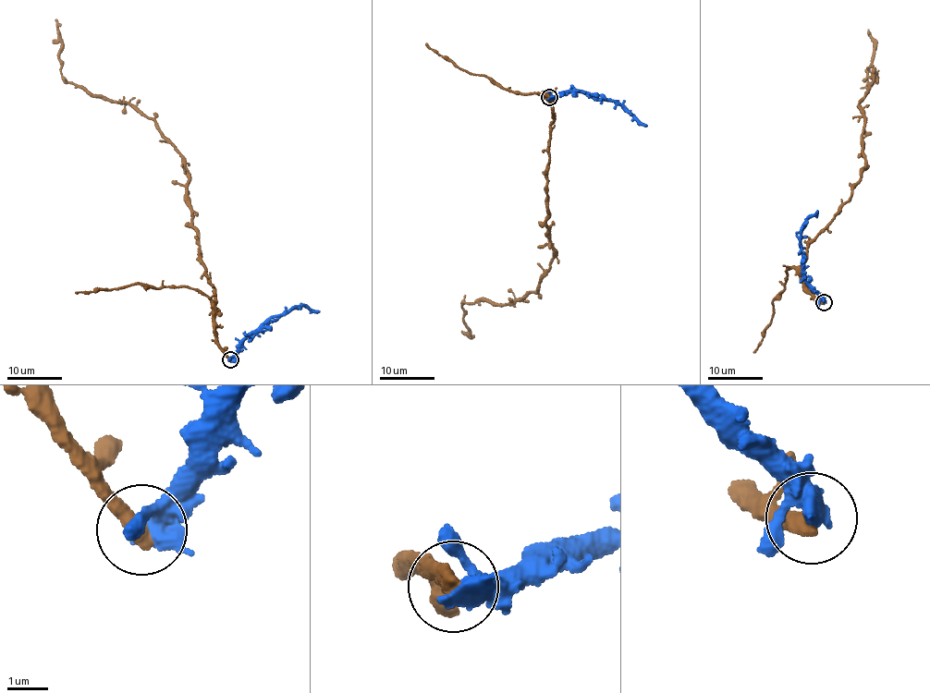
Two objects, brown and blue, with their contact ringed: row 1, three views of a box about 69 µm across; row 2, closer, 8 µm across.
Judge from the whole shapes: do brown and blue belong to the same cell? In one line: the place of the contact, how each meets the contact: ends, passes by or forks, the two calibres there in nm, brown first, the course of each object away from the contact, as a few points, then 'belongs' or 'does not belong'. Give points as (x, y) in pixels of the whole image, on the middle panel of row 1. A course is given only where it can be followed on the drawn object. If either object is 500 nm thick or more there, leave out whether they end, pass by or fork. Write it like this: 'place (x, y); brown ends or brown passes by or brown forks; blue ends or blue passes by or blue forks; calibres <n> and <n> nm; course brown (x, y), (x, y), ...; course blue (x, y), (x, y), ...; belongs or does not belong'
place (549, 97); brown ends; blue forks; calibres 480 and 360 nm; course brown (548, 97), (545, 222), (556, 254), (537, 291), (461, 305), (470, 339); course blue (548, 98), (569, 91), (603, 100), (617, 101), (646, 126); does not belong

